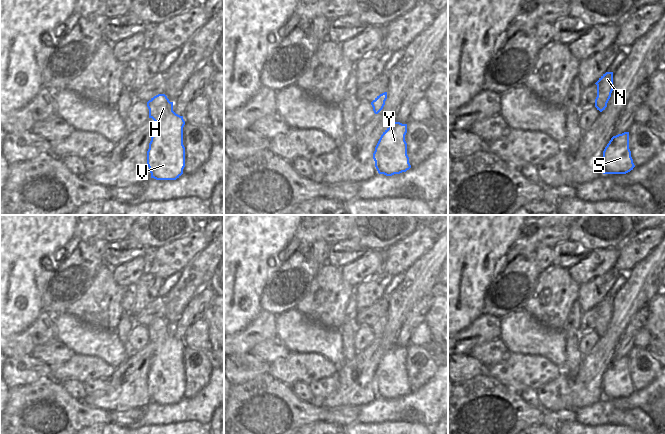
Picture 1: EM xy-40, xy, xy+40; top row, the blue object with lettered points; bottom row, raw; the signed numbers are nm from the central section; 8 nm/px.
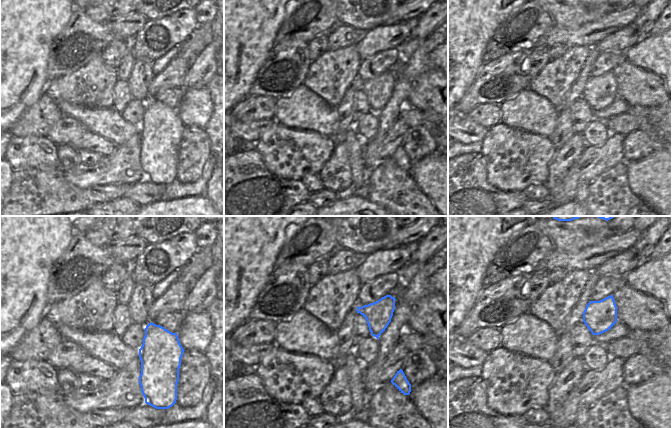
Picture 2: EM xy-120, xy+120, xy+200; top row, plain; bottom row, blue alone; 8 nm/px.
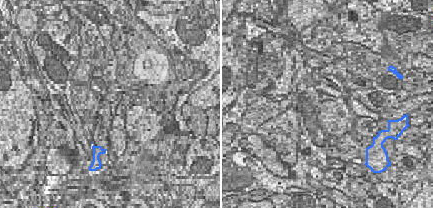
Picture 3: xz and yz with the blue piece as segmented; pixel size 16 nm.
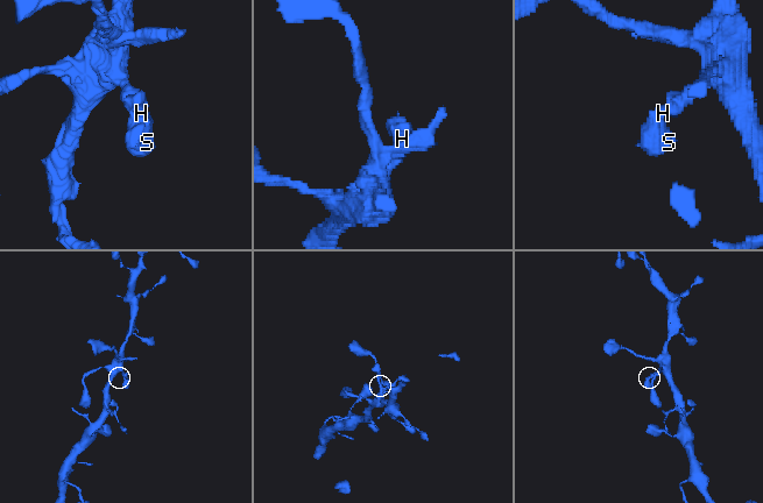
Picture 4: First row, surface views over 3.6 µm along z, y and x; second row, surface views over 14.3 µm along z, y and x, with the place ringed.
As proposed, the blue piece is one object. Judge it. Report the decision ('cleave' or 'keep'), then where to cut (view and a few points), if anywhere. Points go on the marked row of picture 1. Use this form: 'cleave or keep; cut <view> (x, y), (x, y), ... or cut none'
keep; cut none

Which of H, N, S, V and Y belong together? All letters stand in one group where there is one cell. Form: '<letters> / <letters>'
H N S V Y

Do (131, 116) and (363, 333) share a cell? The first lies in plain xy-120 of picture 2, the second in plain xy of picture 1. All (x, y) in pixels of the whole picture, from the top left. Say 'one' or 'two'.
one

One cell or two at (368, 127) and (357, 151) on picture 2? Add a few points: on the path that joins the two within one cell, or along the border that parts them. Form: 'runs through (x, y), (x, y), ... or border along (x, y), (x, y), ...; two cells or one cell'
border along (354, 126), (357, 134), (364, 141); two cells

